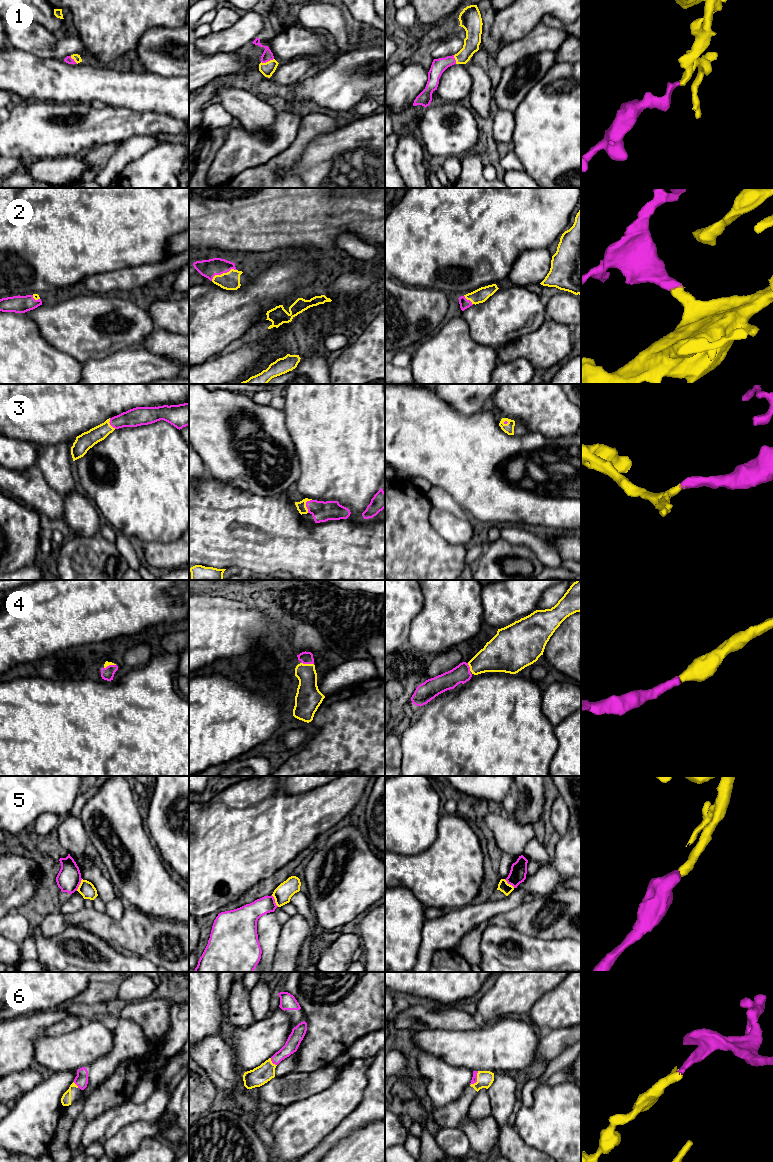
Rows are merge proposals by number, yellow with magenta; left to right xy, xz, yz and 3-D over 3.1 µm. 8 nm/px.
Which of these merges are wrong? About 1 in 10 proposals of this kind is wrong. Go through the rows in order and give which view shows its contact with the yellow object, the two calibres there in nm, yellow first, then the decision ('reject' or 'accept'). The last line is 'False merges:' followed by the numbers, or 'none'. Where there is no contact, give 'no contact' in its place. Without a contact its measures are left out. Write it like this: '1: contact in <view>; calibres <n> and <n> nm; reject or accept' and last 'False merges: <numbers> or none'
1: contact in xz; calibres 110 and 90 nm; accept
2: contact in xz; calibres 140 and 140 nm; accept
3: contact in xz; calibres 80 and 160 nm; accept
4: contact in xz; calibres 190 and 100 nm; accept
5: contact in xy; calibres 120 and 190 nm; reject
6: contact in yz; calibres 130 and 50 nm; accept
False merges: 5

